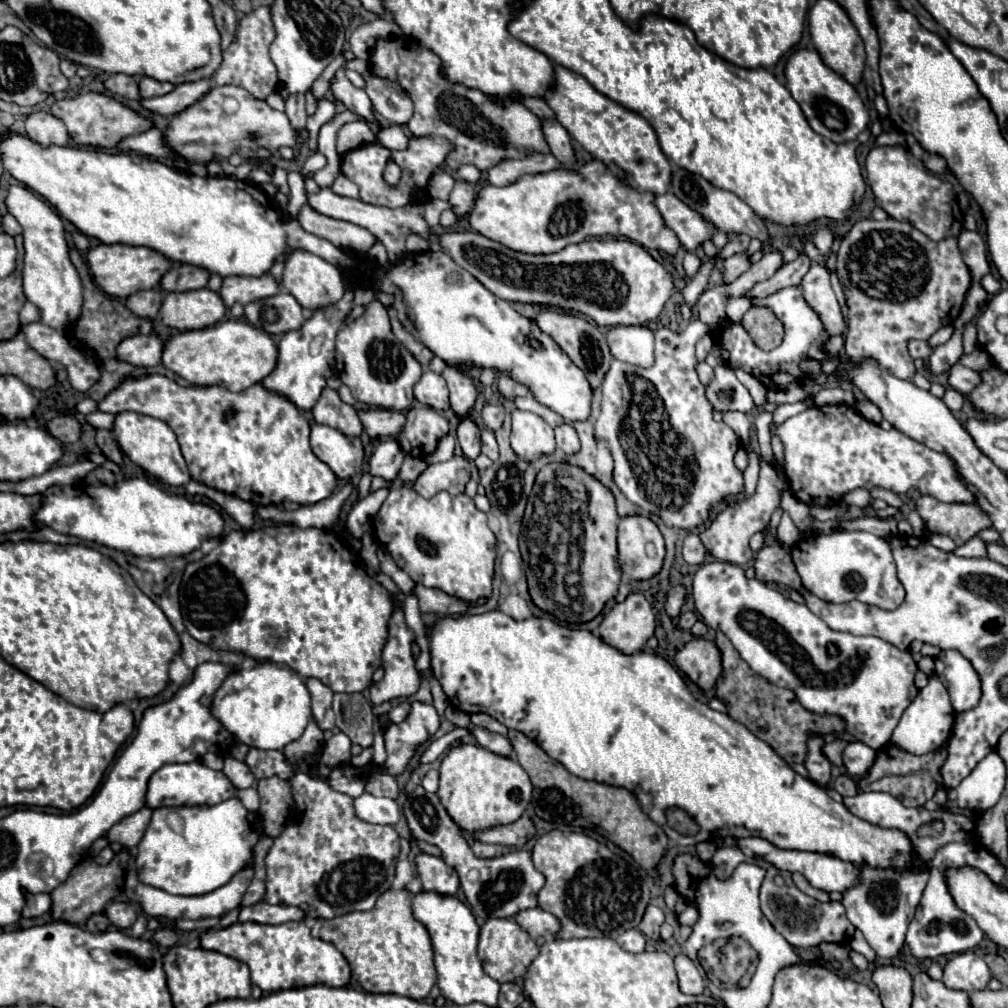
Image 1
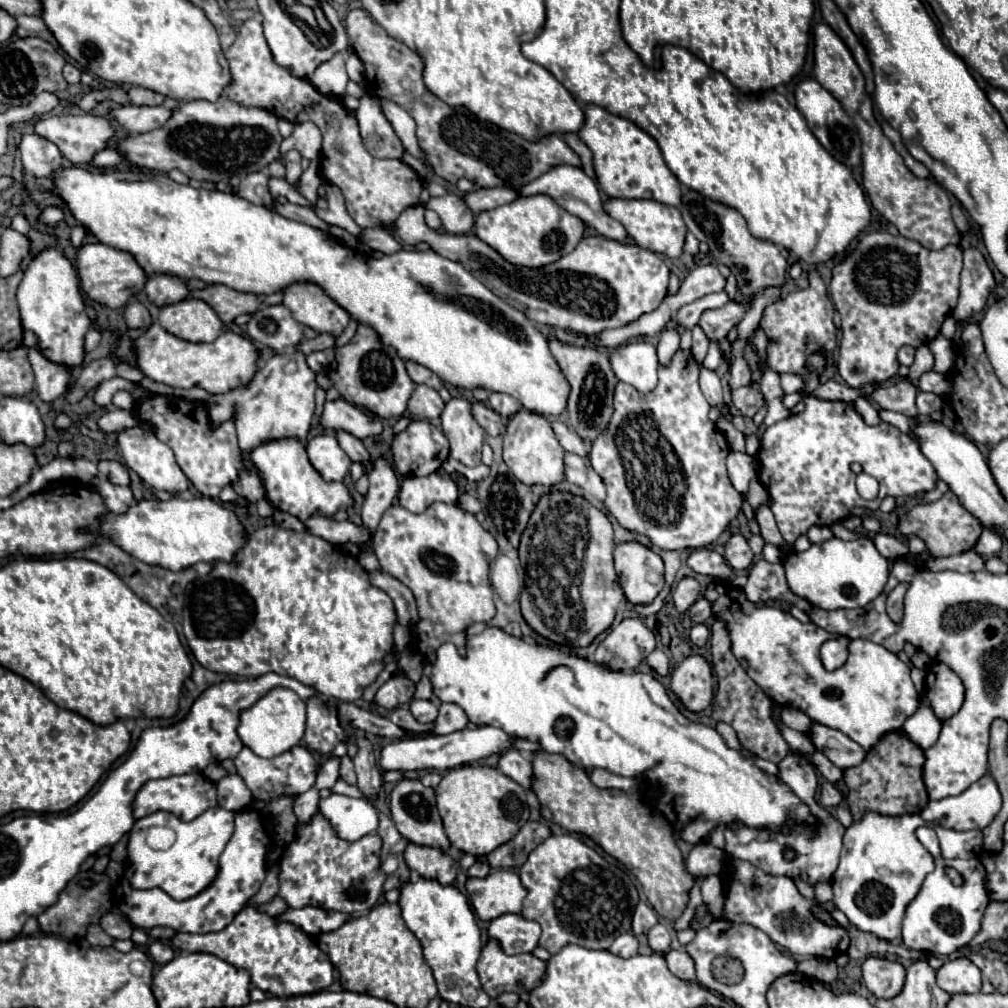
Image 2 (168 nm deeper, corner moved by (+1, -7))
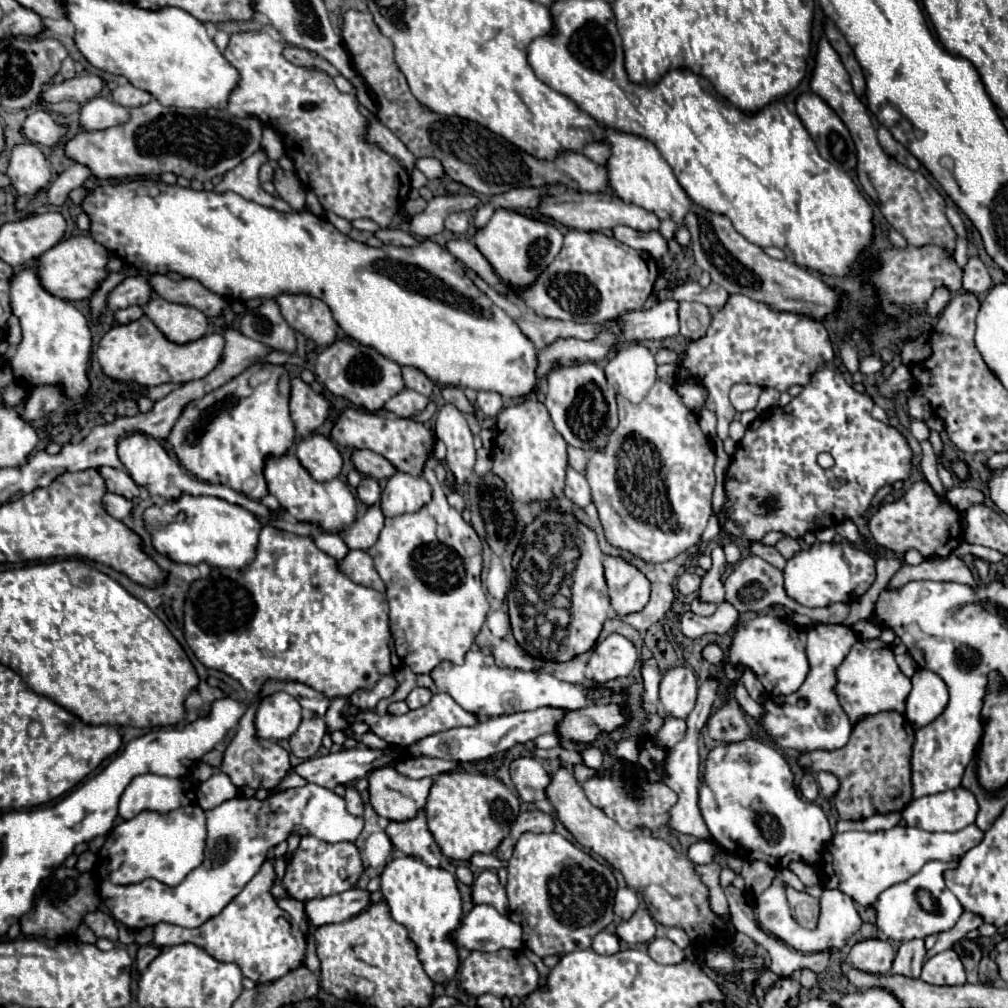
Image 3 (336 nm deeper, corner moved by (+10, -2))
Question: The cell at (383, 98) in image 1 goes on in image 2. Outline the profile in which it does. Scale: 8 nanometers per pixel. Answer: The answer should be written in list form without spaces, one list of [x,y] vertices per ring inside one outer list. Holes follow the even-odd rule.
[[[387,99],[381,103],[381,107],[383,107],[383,115],[389,119],[395,133],[403,141],[405,151],[411,153],[415,159],[425,163],[425,155],[423,155],[423,151],[421,151],[421,147],[417,143],[417,137],[415,137],[415,121],[413,121],[413,117],[409,113],[405,113],[399,105],[395,105],[393,101],[387,101]]]

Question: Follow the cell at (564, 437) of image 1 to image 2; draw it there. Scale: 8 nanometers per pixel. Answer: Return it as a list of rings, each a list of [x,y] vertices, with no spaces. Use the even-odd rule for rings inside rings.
[[[567,453],[565,455],[565,475],[567,475],[569,483],[583,487],[587,483],[587,465],[585,465],[585,461],[579,455]]]

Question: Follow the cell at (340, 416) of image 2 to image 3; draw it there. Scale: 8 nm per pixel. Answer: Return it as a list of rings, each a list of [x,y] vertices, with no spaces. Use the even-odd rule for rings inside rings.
[[[292,378],[290,414],[300,436],[310,436],[318,426],[322,426],[332,414],[332,408],[332,402],[324,394],[316,394],[306,382]]]

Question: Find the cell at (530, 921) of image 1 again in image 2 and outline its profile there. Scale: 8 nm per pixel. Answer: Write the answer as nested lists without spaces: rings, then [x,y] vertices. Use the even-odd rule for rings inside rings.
[[[499,915],[489,923],[489,939],[495,939],[507,955],[531,953],[541,937],[537,921],[527,921],[521,915]]]

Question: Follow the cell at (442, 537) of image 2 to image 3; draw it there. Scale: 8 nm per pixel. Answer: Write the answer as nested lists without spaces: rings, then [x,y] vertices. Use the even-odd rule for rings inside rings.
[[[432,454],[422,472],[432,486],[432,500],[418,512],[386,518],[378,542],[366,550],[374,560],[374,568],[386,584],[386,596],[390,602],[390,630],[394,636],[396,652],[400,660],[412,668],[414,674],[428,674],[442,660],[462,664],[464,654],[466,650],[470,650],[488,612],[488,600],[480,582],[482,542],[476,530],[468,522],[464,522],[460,512],[456,512],[446,502],[446,496],[438,485],[435,474],[436,464],[438,462]]]

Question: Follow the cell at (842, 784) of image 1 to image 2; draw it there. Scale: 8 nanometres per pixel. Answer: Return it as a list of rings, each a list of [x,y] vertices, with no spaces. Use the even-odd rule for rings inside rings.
[[[823,783],[821,785],[821,805],[831,809],[831,807],[837,807],[841,801],[841,793],[833,787],[833,783]]]

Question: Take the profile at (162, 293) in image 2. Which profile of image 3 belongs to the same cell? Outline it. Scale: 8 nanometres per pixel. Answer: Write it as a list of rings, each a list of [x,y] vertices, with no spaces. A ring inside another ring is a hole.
[[[136,274],[124,278],[110,294],[108,294],[108,308],[118,310],[126,306],[144,306],[154,296],[154,288],[146,274]]]

